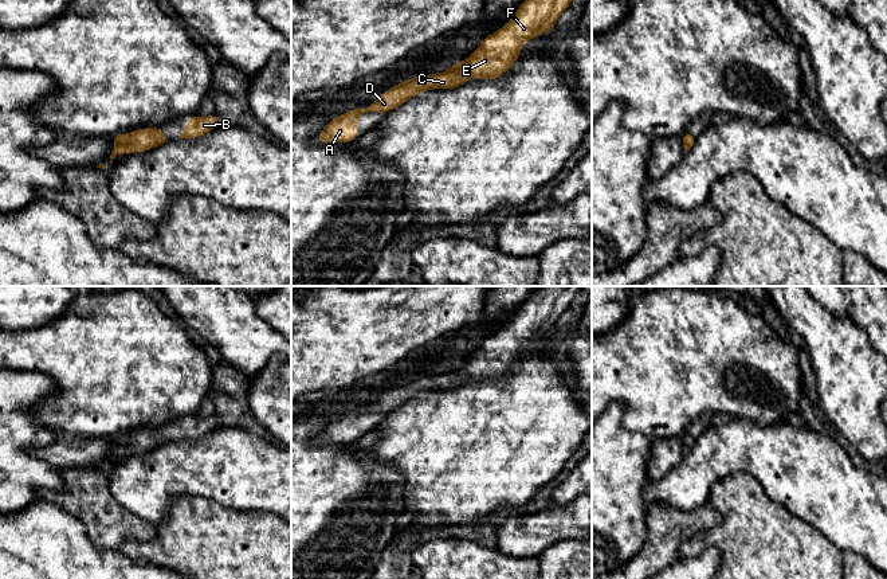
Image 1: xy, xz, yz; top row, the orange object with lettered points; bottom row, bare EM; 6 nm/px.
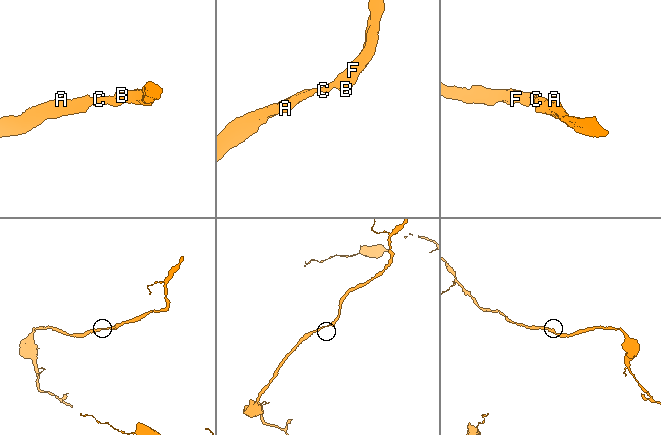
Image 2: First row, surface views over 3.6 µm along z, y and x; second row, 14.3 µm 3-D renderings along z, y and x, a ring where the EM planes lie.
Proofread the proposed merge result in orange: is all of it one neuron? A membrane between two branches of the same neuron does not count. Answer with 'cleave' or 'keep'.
keep

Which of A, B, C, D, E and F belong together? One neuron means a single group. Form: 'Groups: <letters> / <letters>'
Groups: A B C D E F

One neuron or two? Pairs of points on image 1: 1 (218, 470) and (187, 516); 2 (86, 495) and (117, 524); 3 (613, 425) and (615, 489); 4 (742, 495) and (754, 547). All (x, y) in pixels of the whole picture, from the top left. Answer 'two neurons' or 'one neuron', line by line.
1: two neurons
2: one neuron
3: one neuron
4: one neuron

